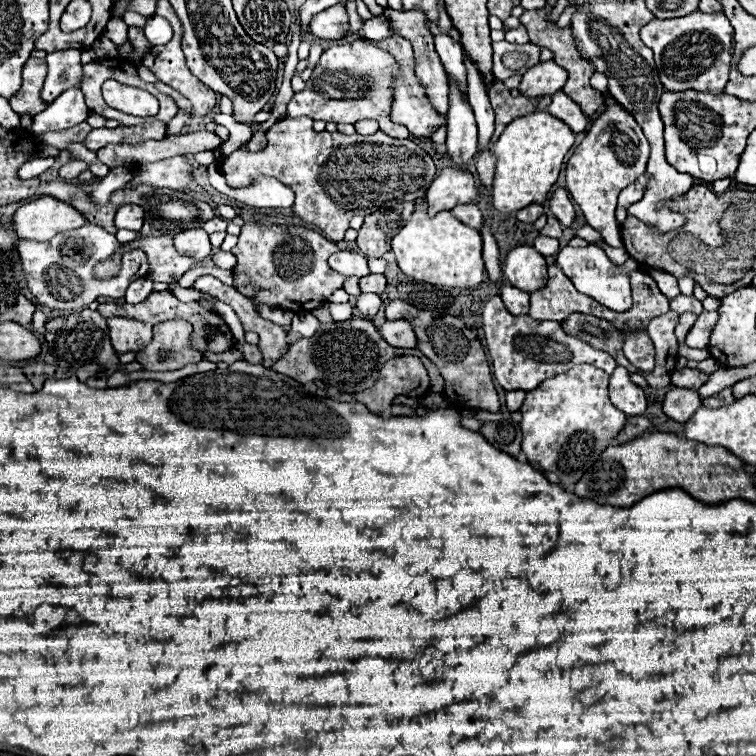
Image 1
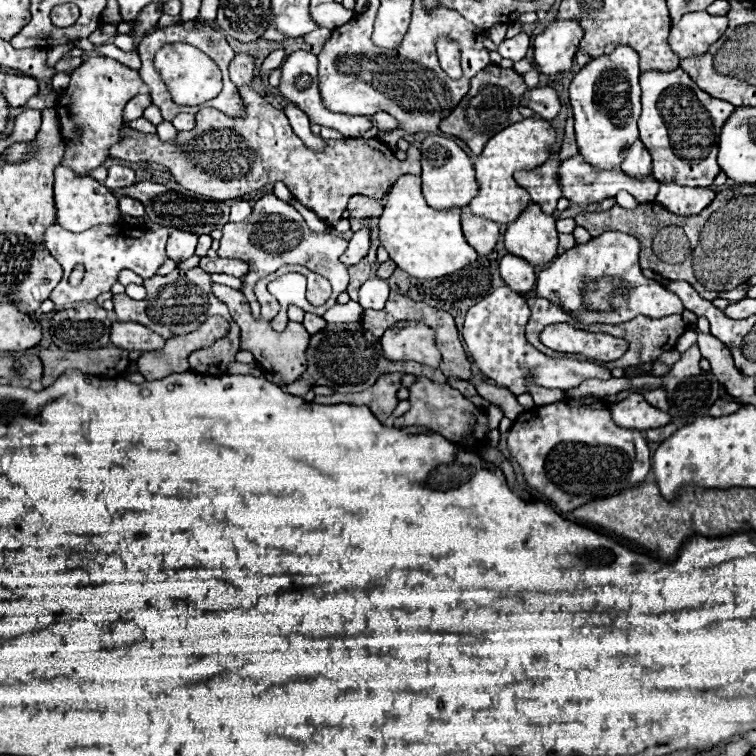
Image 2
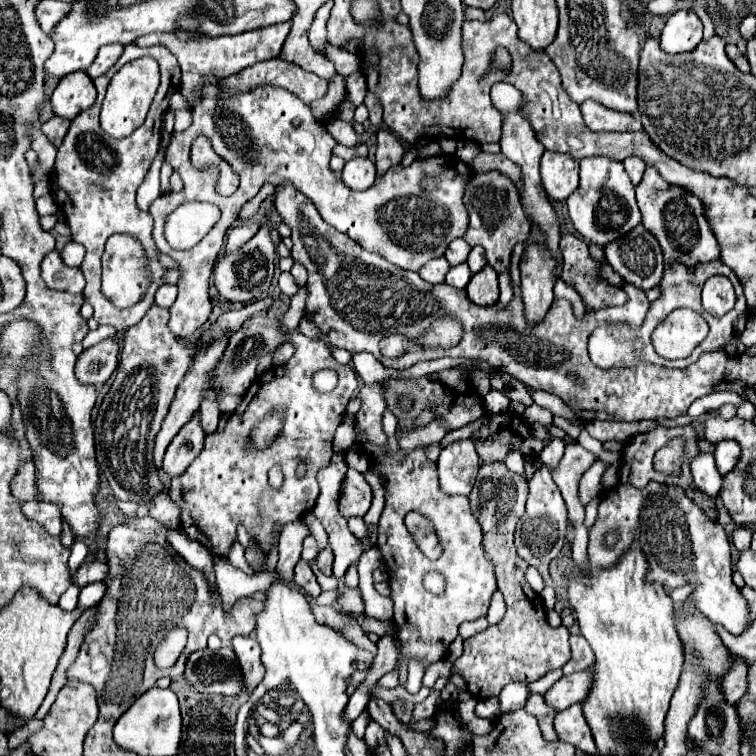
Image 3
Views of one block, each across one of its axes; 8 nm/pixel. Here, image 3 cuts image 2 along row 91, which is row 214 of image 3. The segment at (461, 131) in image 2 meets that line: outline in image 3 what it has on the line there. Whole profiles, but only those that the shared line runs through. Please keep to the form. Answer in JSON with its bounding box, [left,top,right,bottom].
[464,170,532,272]

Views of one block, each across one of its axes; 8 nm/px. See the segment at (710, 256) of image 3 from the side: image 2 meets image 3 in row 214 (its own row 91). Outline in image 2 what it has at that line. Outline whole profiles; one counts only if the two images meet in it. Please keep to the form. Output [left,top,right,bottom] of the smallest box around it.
[638,72,736,188]

